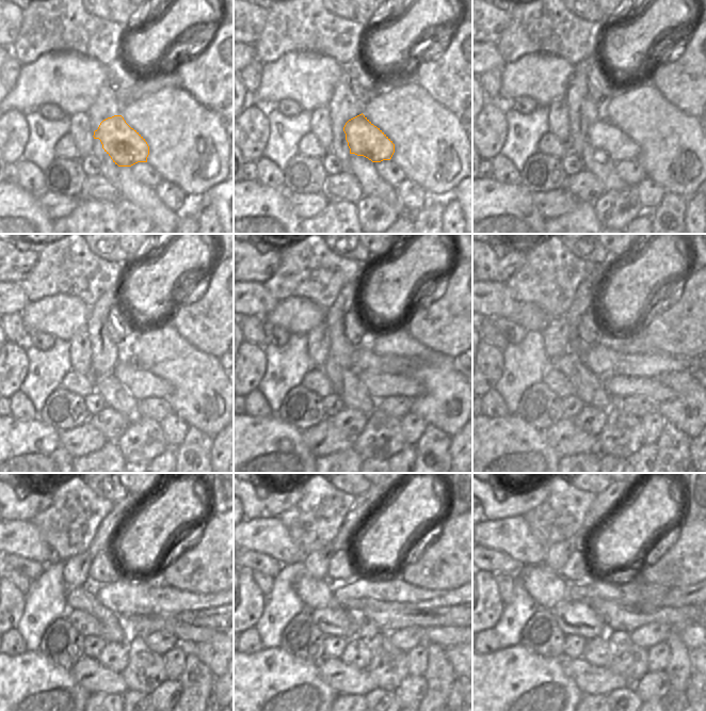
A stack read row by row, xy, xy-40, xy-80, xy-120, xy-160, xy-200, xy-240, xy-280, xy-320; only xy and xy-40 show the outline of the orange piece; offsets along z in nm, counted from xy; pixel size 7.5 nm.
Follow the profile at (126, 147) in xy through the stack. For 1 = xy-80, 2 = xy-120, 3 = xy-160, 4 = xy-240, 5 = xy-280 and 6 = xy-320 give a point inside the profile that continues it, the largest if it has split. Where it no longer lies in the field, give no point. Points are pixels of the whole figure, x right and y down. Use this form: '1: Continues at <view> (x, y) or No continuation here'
1: Continues at xy-80 (603, 135)
2: Continues at xy-120 (142, 383)
3: Continues at xy-160 (380, 384)
4: Continues at xy-240 (186, 633)
5: Continues at xy-280 (448, 636)
6: Continues at xy-320 (689, 635)

